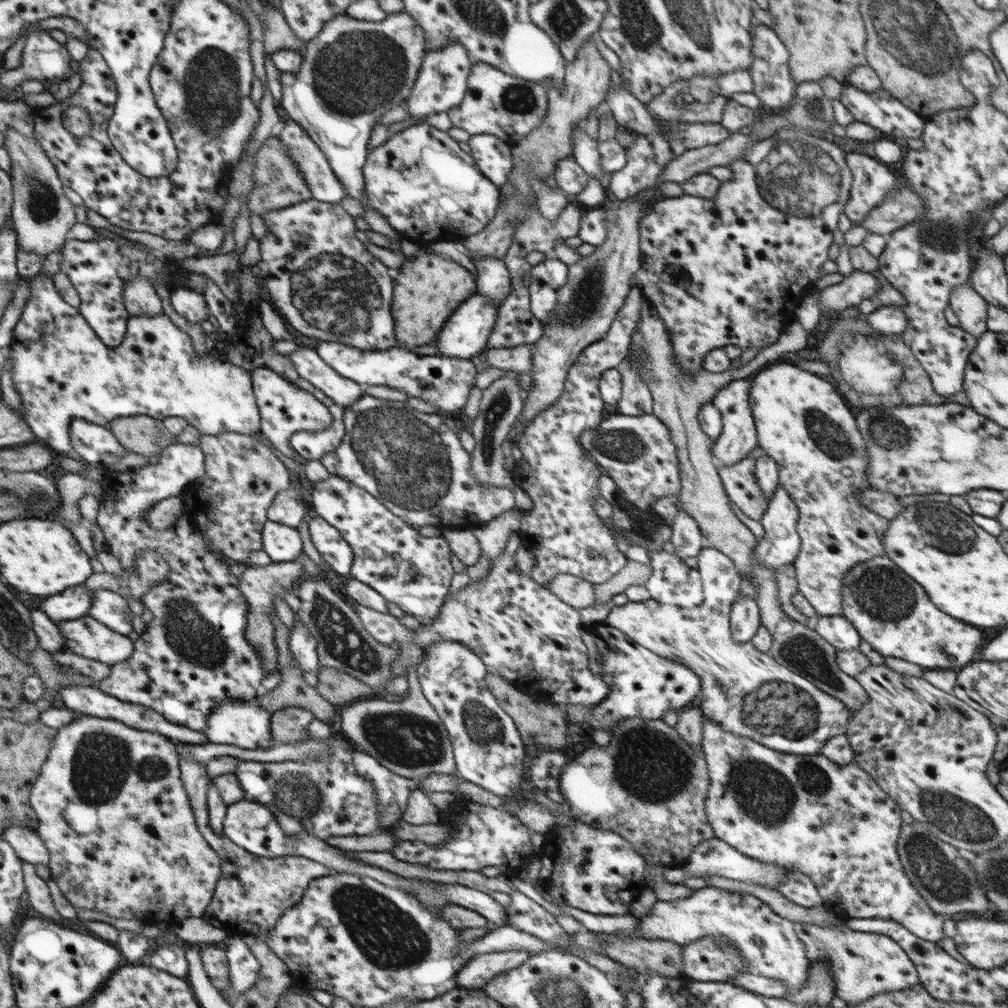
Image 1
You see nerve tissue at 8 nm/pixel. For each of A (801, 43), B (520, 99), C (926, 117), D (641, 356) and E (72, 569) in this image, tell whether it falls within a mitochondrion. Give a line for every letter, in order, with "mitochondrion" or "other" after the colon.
A: other
B: mitochondrion
C: other
D: mitochondrion
E: other

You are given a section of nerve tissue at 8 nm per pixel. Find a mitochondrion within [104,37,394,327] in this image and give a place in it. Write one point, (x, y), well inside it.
(214, 85)

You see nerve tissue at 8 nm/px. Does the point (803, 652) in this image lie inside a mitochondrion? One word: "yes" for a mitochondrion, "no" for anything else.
yes

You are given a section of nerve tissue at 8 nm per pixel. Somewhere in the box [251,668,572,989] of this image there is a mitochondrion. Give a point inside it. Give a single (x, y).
(389, 938)

